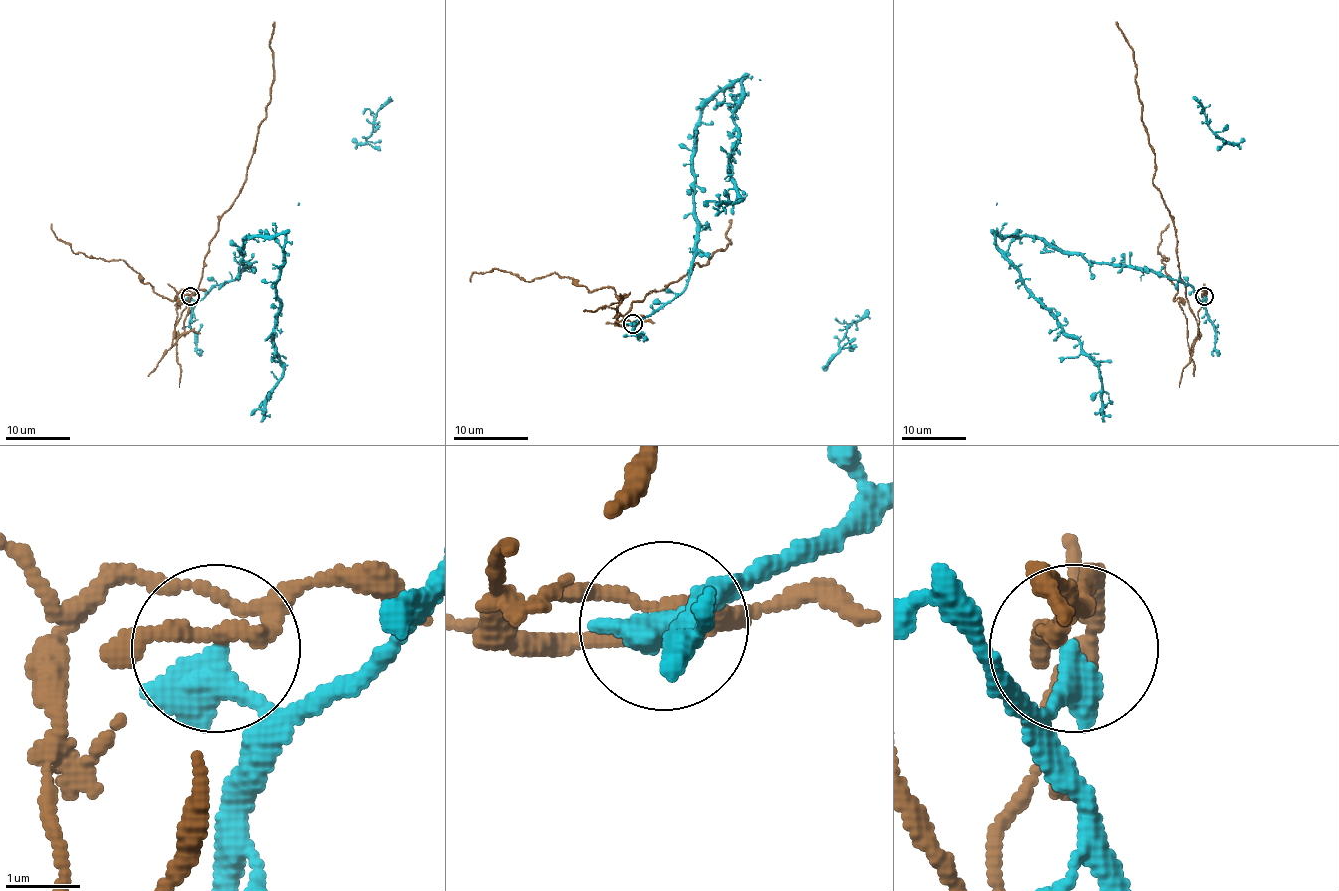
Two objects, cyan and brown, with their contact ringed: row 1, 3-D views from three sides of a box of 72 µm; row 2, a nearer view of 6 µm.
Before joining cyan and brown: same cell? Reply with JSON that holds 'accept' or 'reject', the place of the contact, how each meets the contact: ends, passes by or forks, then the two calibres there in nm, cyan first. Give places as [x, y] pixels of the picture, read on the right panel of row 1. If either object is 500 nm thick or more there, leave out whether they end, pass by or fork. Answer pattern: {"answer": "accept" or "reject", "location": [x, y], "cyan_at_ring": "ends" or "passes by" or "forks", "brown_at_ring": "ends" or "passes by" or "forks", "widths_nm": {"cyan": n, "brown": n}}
{"answer": "reject", "location": [1204, 296], "cyan_at_ring": "ends", "brown_at_ring": "forks", "widths_nm": {"cyan": 480, "brown": 150}}

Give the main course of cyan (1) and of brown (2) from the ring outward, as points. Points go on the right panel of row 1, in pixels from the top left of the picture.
1: (1204, 295), (1151, 271), (996, 234), (1023, 284), (1097, 366), (1101, 414), (1111, 417)
2: (1204, 295), (1198, 334), (1180, 276), (1174, 218), (1153, 183), (1134, 50), (1116, 21)

